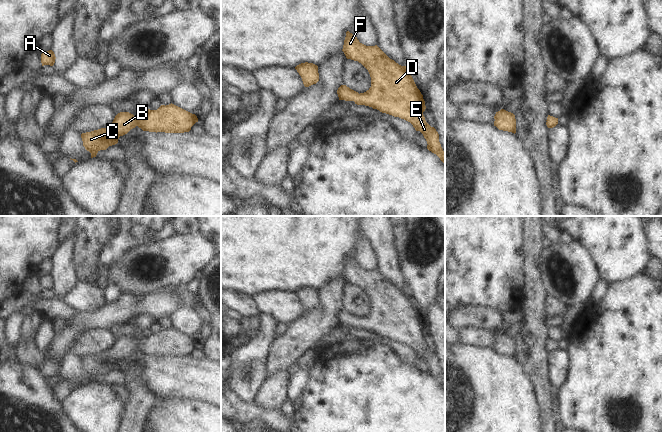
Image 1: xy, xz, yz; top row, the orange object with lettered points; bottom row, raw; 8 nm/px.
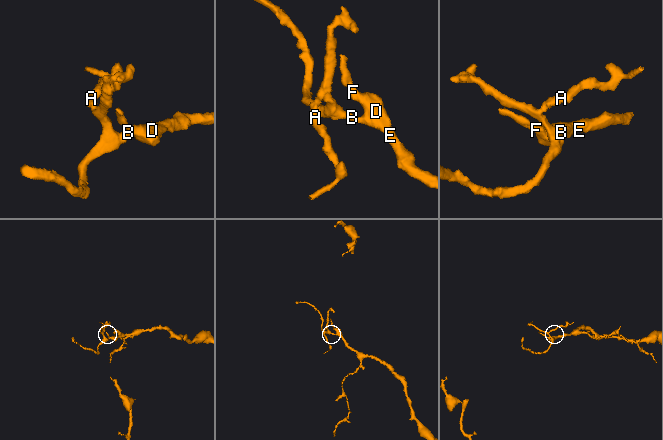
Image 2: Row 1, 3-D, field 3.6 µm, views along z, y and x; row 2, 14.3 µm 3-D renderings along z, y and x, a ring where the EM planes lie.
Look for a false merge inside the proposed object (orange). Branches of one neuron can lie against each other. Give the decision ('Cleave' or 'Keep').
Keep

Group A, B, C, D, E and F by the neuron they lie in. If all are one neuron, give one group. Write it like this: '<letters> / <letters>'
A B C D E F

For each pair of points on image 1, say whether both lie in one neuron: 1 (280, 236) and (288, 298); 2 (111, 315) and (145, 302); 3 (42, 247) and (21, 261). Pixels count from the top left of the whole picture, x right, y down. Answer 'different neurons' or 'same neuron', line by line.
1: different neurons
2: same neuron
3: same neuron

